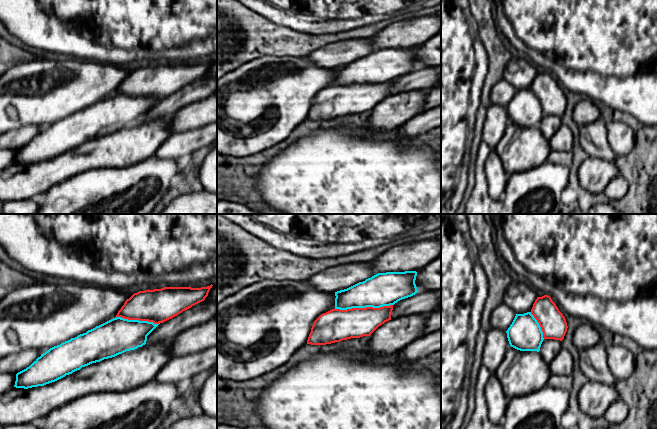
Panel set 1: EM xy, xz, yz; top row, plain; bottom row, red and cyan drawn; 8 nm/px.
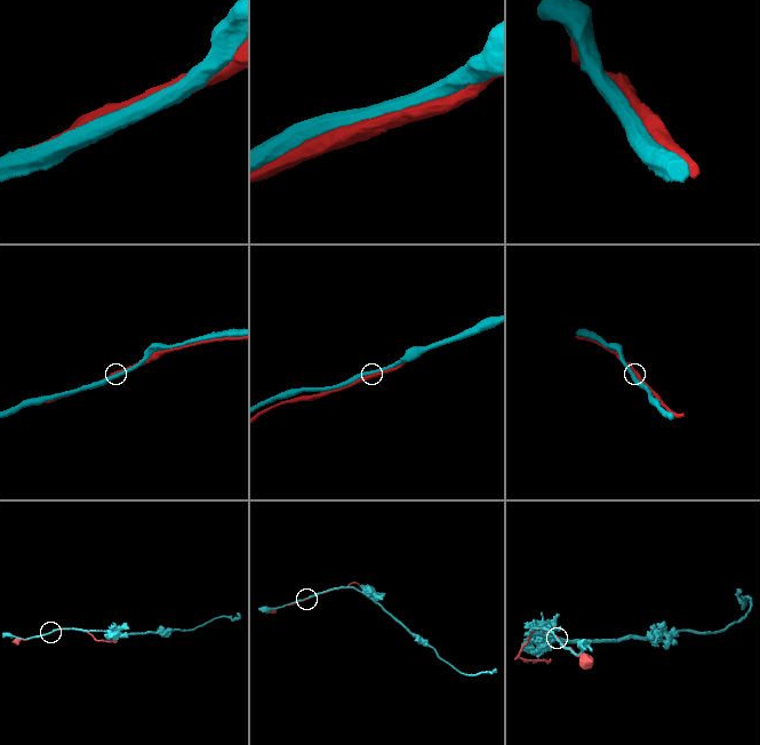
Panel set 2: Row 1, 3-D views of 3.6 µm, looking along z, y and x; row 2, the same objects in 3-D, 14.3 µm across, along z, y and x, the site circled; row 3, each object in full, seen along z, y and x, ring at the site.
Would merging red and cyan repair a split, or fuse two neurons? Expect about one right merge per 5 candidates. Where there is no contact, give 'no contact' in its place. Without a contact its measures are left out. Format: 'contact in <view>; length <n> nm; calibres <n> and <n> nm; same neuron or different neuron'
contact in xz; length 460 nm; calibres 260 and 280 nm; different neuron

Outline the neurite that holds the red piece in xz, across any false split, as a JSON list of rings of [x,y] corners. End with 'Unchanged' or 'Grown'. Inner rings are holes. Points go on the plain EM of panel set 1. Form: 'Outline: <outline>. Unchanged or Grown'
Outline: [[[393,81],[380,84],[332,85],[321,90],[313,99],[307,120],[326,121],[351,114],[370,112],[379,102],[391,96]]]. Unchanged

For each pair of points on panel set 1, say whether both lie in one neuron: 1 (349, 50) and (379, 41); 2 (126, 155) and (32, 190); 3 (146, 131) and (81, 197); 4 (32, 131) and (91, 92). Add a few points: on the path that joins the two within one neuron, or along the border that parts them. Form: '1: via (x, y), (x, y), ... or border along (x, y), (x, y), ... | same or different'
1: border along (367, 39), (377, 49) | different
2: via (103, 155), (84, 157), (55, 170) | same
3: border along (133, 165), (119, 168), (92, 168), (87, 171) | different
4: border along (48, 124), (23, 125), (17, 129) | different

